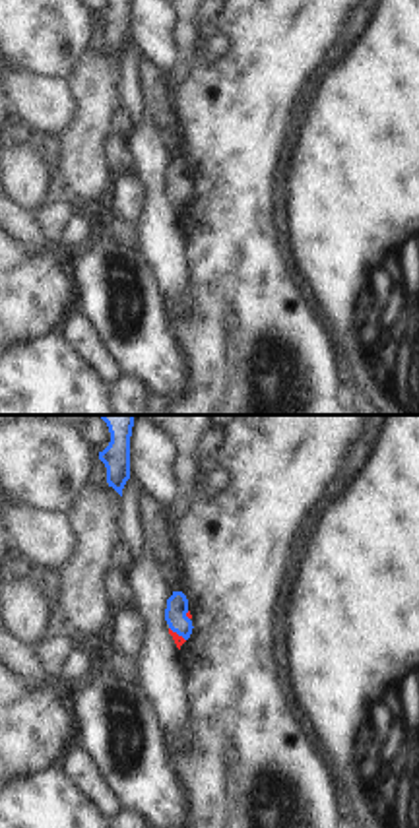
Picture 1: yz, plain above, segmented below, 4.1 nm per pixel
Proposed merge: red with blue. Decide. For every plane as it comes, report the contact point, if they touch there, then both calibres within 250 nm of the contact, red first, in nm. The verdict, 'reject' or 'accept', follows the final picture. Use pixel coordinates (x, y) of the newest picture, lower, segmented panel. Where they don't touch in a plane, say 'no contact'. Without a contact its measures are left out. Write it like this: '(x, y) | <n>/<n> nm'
(175, 633) | 50/100 nm

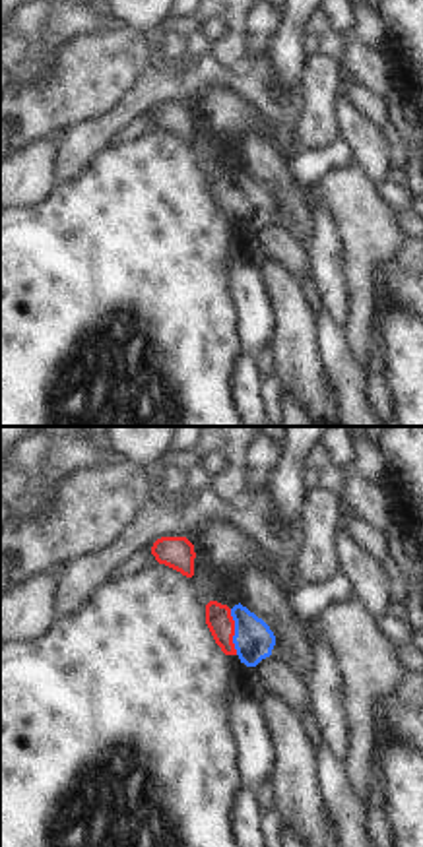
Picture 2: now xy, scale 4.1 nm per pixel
(233, 632) | 110/160 nm

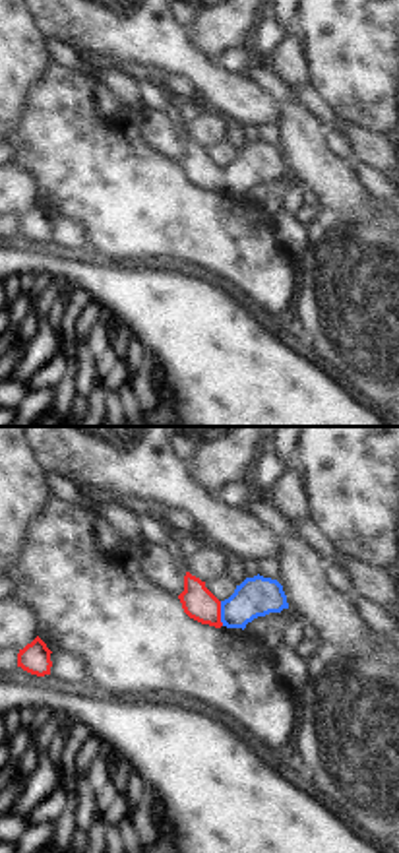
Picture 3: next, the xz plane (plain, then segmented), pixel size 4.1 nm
(219, 613) | 140/170 nm

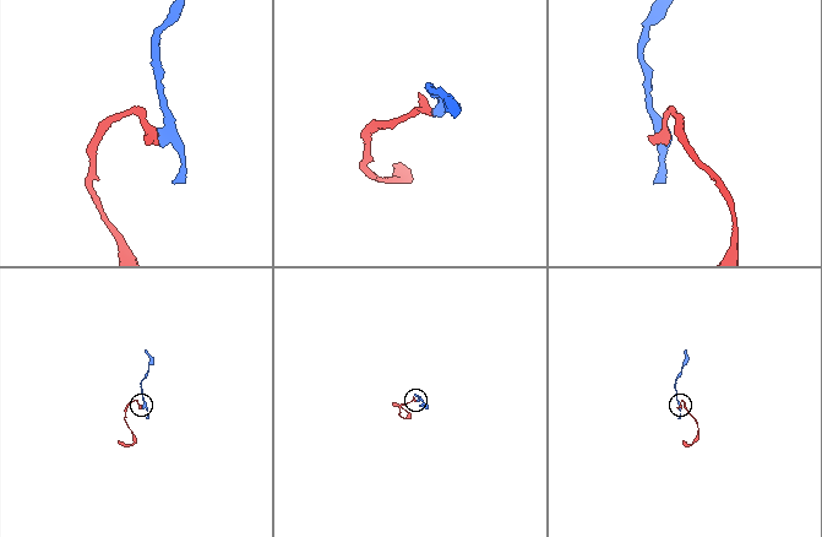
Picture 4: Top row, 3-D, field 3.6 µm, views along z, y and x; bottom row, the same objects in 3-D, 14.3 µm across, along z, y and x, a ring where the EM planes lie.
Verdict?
accept

